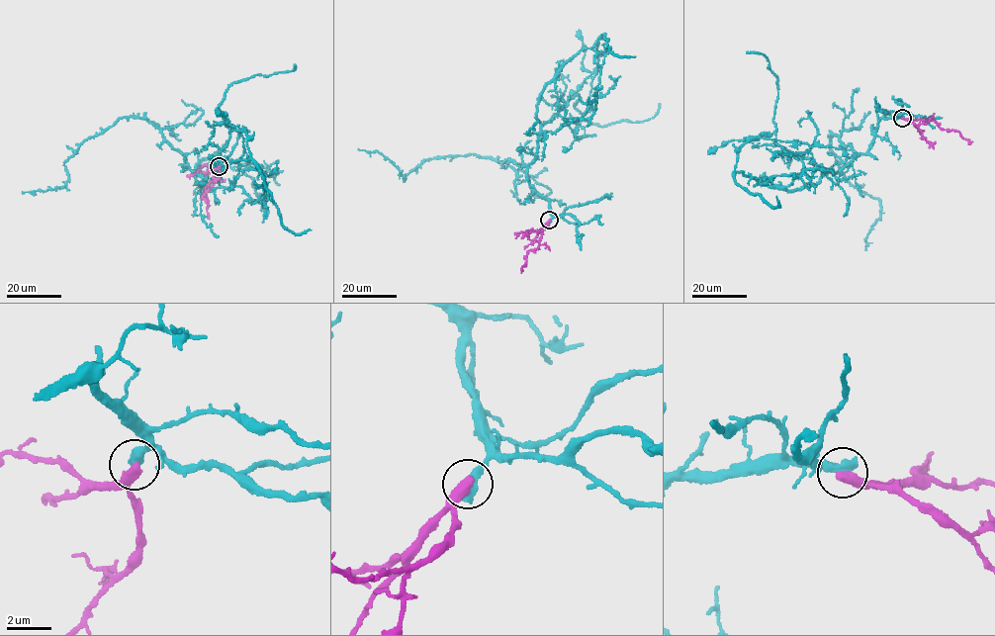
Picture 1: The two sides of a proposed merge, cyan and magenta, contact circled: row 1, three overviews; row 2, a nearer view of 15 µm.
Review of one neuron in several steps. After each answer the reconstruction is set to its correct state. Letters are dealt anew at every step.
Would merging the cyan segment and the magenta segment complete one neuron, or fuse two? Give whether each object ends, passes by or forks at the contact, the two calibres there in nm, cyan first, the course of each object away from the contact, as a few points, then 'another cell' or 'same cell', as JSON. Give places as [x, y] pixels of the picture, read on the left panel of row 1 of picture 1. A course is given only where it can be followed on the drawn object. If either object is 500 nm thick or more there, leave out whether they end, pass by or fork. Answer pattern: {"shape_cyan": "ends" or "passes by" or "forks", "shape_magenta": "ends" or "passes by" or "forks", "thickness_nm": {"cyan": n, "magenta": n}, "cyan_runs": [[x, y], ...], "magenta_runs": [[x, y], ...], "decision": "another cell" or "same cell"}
{"thickness_nm": {"cyan": 550, "magenta": 500}, "cyan_runs": [[219, 166], [214, 155], [193, 171], [209, 184], [249, 159], [246, 133], [231, 185]], "magenta_runs": [[219, 166], [220, 175], [206, 188], [208, 219]], "decision": "another cell"}

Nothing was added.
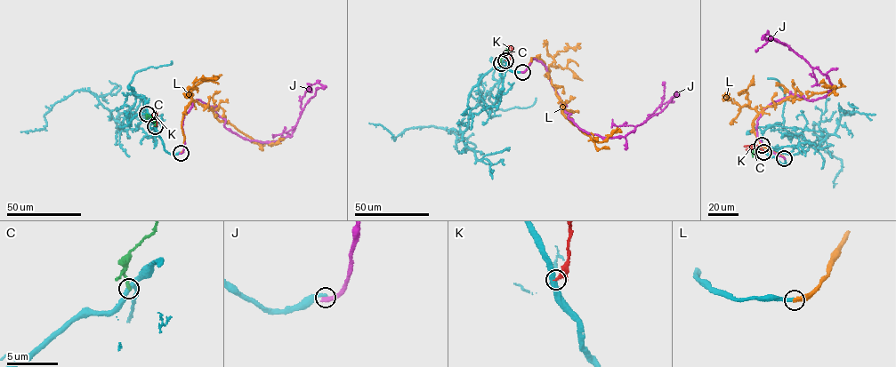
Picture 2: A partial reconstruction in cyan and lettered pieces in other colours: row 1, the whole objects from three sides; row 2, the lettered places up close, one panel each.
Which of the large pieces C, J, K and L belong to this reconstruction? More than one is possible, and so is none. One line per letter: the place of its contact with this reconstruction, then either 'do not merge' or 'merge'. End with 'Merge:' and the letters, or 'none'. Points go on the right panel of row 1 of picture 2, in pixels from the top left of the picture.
C: contact (762, 145); do not merge
J: contact (784, 158); do not merge
K: contact (763, 152); do not merge
L: contact (784, 158); merge
Merge: L

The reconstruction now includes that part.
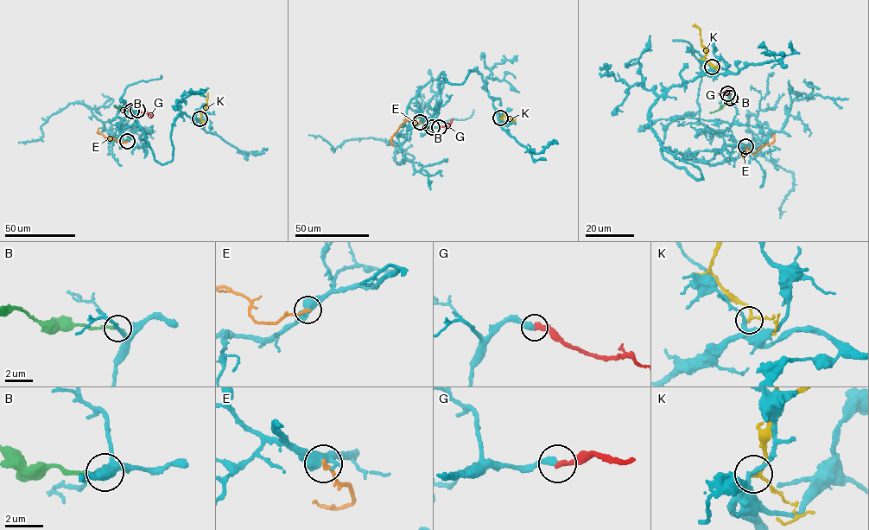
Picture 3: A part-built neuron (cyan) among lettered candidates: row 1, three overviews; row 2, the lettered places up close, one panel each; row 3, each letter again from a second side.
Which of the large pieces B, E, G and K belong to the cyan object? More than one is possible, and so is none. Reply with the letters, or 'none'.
G

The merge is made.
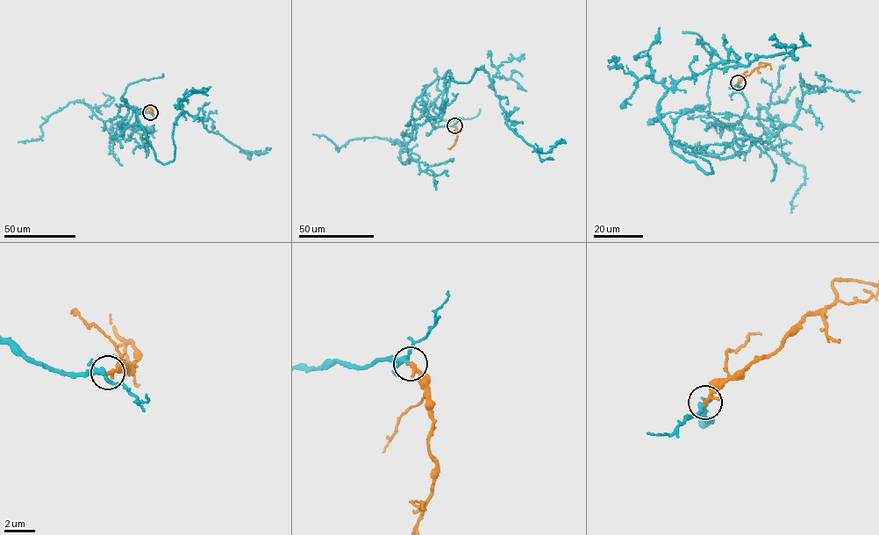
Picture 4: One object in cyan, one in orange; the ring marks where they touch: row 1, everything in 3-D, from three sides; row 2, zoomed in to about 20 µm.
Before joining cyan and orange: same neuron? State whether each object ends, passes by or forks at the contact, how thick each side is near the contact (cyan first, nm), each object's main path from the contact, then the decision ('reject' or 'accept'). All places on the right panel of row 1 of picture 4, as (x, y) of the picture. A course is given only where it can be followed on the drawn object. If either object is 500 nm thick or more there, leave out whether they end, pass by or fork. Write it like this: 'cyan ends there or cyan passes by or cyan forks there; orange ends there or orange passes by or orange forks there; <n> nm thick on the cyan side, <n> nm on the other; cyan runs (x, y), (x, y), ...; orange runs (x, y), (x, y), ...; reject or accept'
cyan forks there; orange ends there; 240 nm thick on the cyan side, 300 nm on the other; cyan runs (739, 82), (747, 108), (722, 153), (671, 141), (705, 172), (660, 101), (717, 63), (794, 50), (775, 34); orange runs (739, 82), (759, 67), (759, 63), (769, 64), (770, 69); accept

